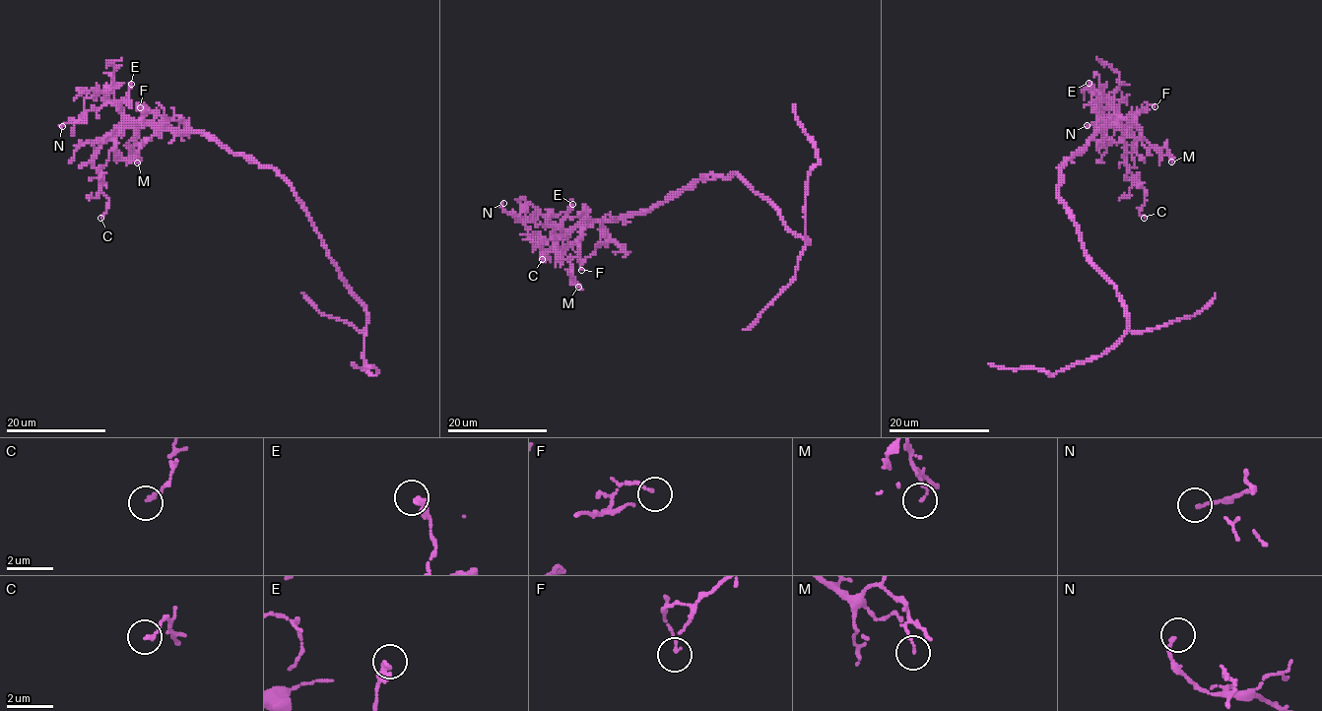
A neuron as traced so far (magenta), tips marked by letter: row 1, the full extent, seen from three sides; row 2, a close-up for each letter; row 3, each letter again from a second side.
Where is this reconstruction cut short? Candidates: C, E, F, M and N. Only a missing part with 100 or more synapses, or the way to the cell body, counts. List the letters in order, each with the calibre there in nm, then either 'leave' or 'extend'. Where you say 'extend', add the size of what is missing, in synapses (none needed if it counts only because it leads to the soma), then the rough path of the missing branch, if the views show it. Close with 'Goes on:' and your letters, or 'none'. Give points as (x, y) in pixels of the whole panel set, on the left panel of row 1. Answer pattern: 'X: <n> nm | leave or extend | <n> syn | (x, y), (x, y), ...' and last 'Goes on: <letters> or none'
C: 150 nm | leave
E: 190 nm | leave
F: 110 nm | leave
M: 90 nm | leave
N: 150 nm | leave
Goes on: none

